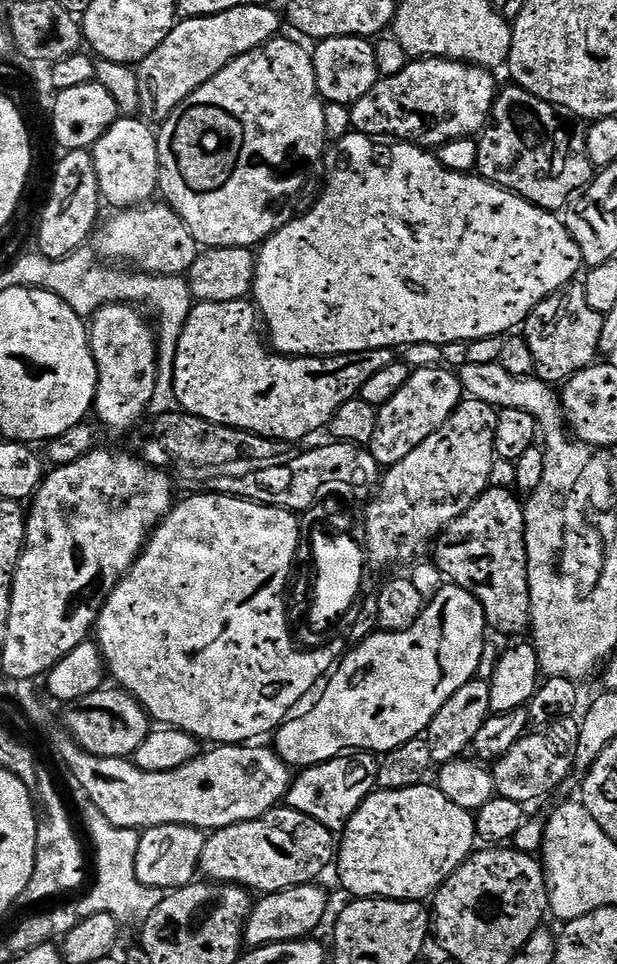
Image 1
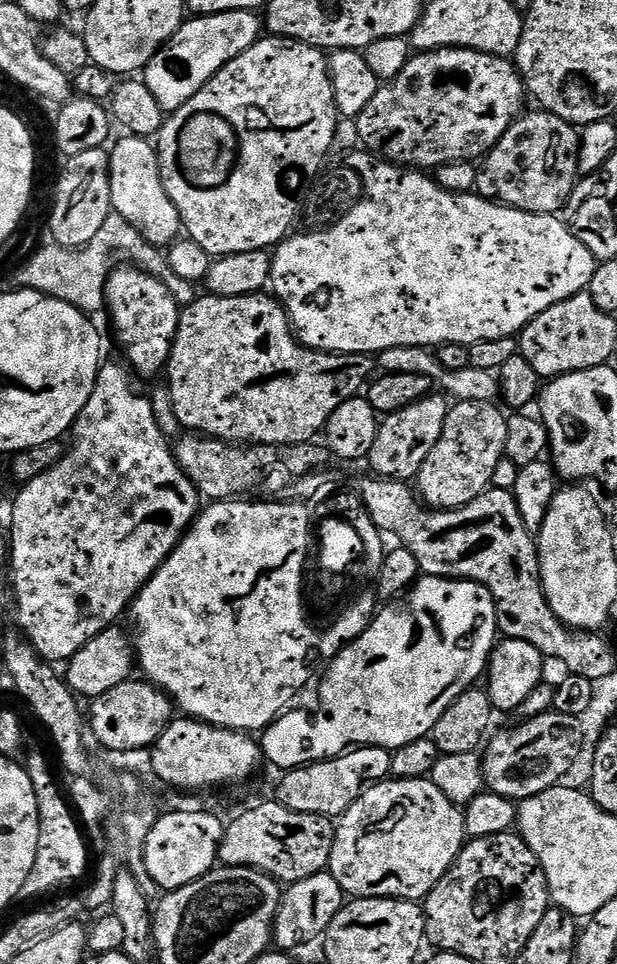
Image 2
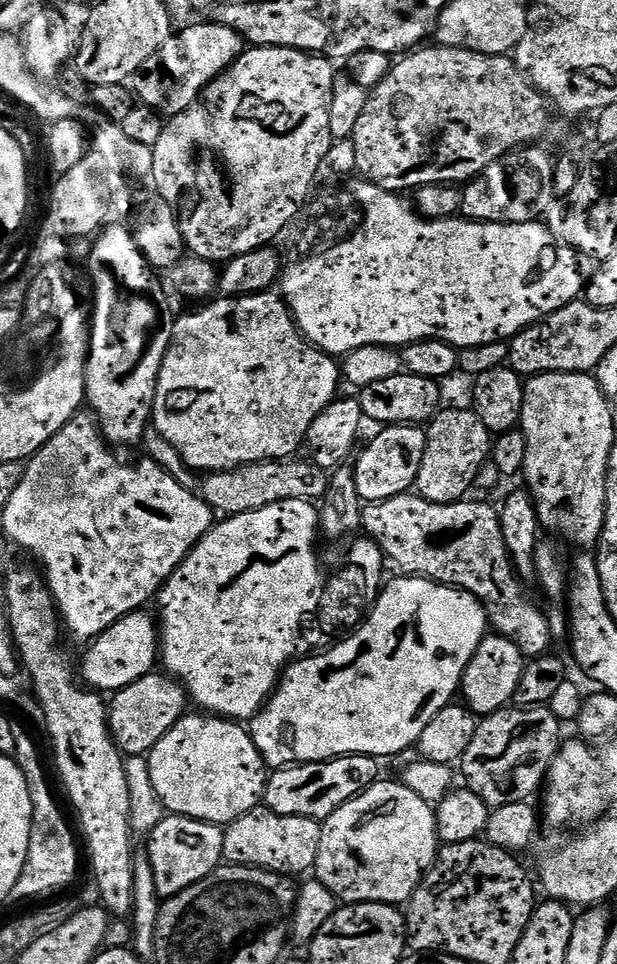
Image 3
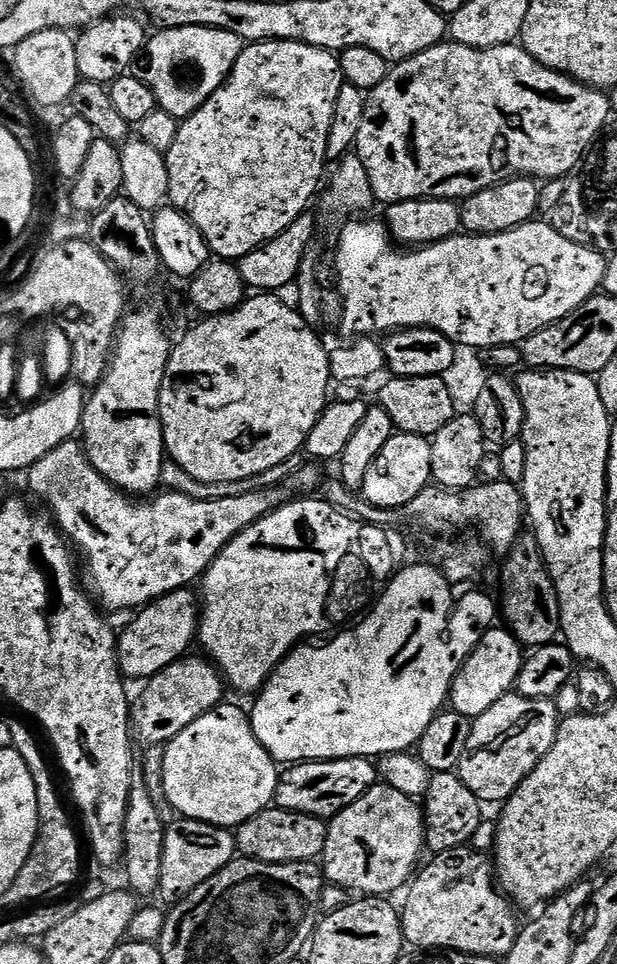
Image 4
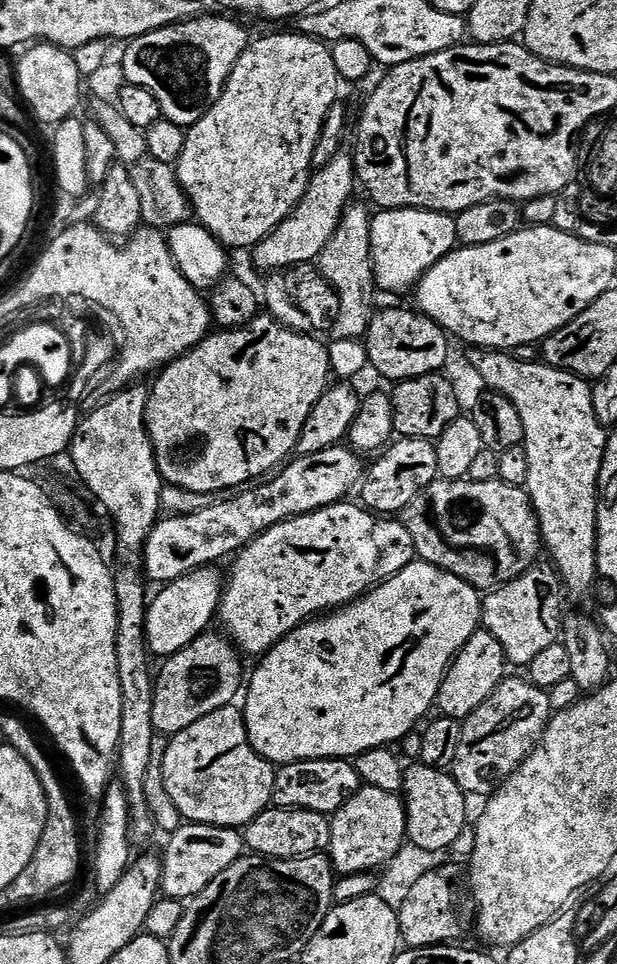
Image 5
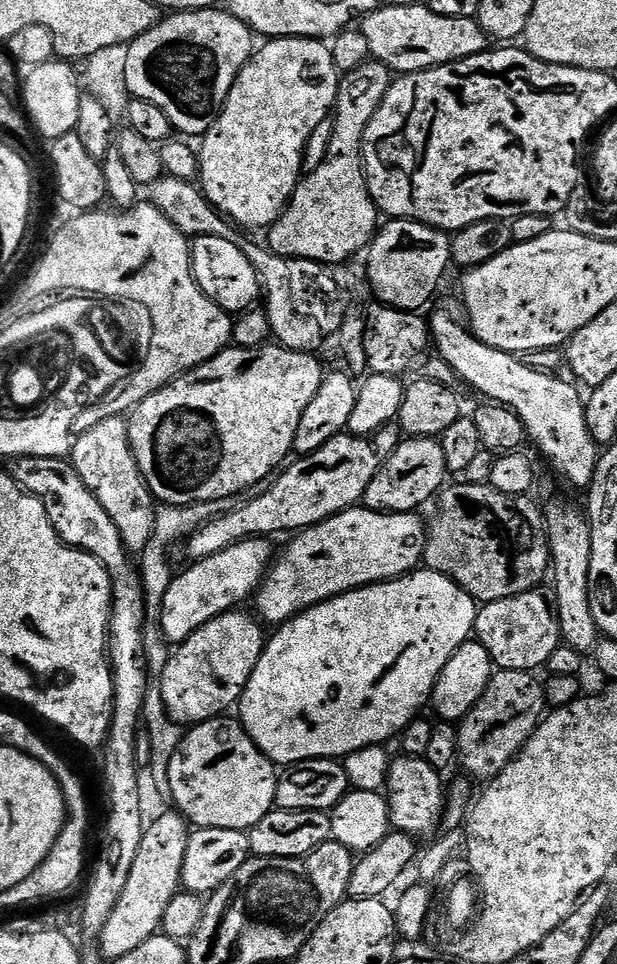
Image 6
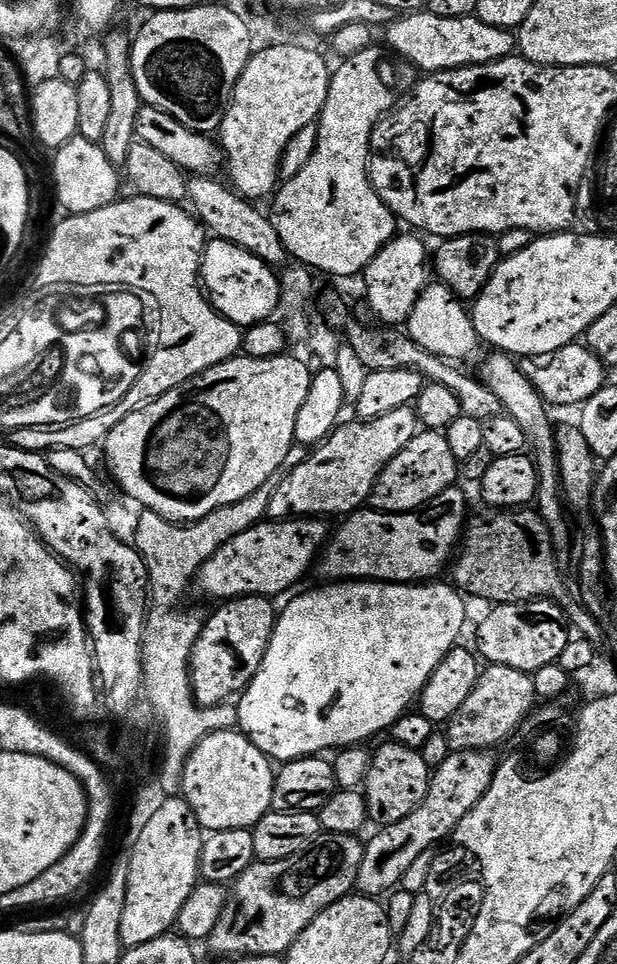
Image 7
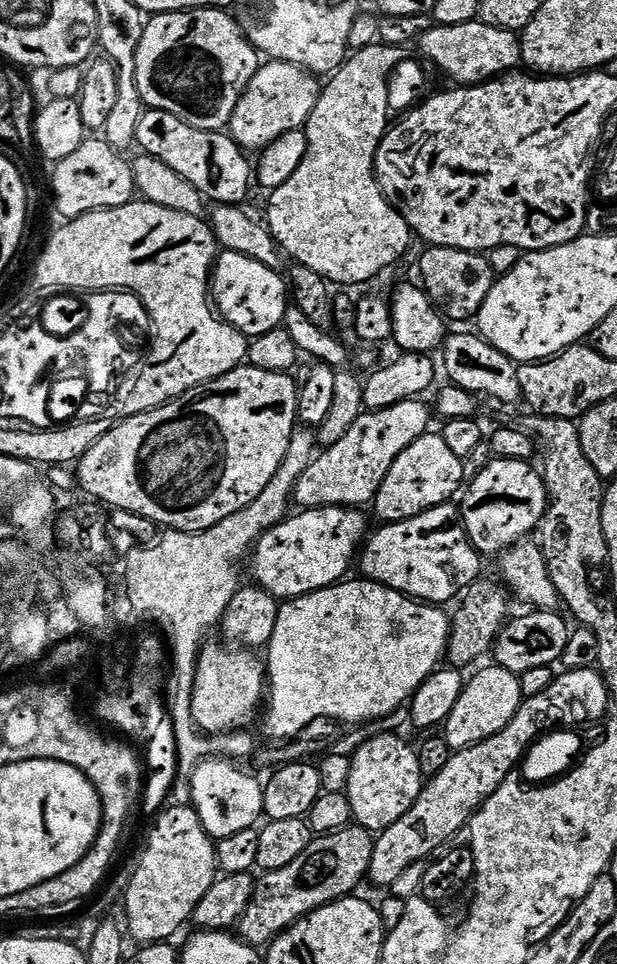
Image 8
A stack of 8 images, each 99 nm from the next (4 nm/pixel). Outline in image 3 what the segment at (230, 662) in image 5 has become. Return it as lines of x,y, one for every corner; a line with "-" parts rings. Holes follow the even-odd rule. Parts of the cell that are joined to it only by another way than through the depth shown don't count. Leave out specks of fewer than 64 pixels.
153,674
138,678
130,686
115,693
110,700
108,720
112,730
112,737
118,741
125,753
142,756
151,752
171,728
186,715
190,697
181,681
171,675

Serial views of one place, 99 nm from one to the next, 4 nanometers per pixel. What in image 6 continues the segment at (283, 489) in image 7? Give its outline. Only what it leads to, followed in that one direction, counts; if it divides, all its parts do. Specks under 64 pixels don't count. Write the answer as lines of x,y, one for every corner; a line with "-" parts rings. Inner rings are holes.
395,423
379,428
372,436
341,434
330,438
330,442
314,450
314,454
293,459
260,496
248,498
233,512
225,511
189,536
186,541
187,559
195,562
210,558
243,540
276,538
279,532
295,534
347,508
357,507
363,501
366,486
370,486
374,474
378,474
400,443
402,433

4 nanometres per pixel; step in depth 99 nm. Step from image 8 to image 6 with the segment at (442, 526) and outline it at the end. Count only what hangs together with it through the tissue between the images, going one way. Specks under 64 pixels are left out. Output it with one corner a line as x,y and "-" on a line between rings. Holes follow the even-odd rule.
357,506
295,533
289,539
292,541
285,546
284,553
275,557
264,577
258,593
260,605
254,608
255,615
265,625
279,626
293,620
307,608
313,608
315,604
326,602
344,592
408,575
423,561
424,543
428,540
425,521
420,521
418,517
416,512
371,512
368,508

